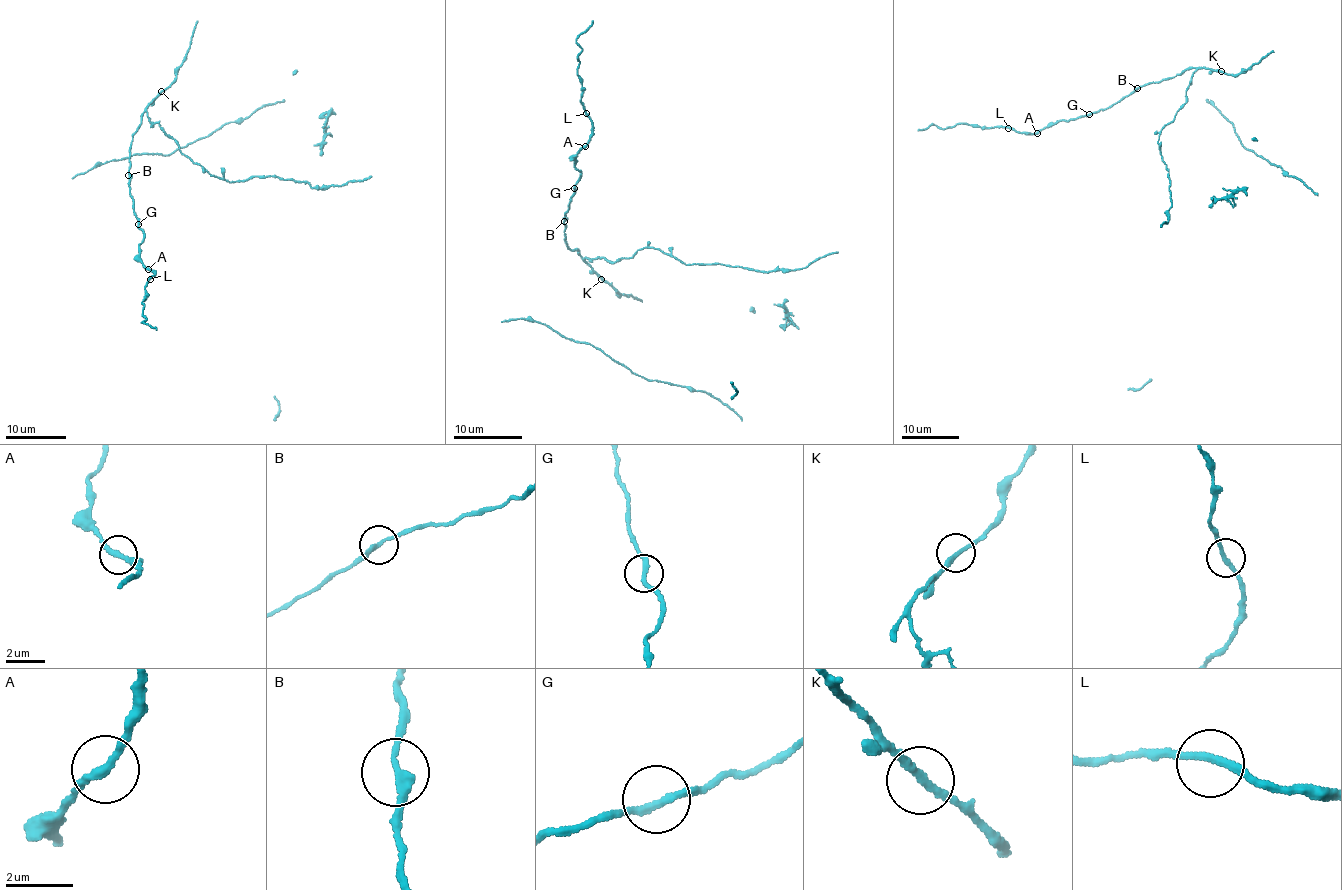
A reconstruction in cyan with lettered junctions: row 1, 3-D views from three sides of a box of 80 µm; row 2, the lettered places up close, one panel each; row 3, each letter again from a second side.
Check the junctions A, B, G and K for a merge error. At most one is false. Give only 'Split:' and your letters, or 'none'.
Split: none

